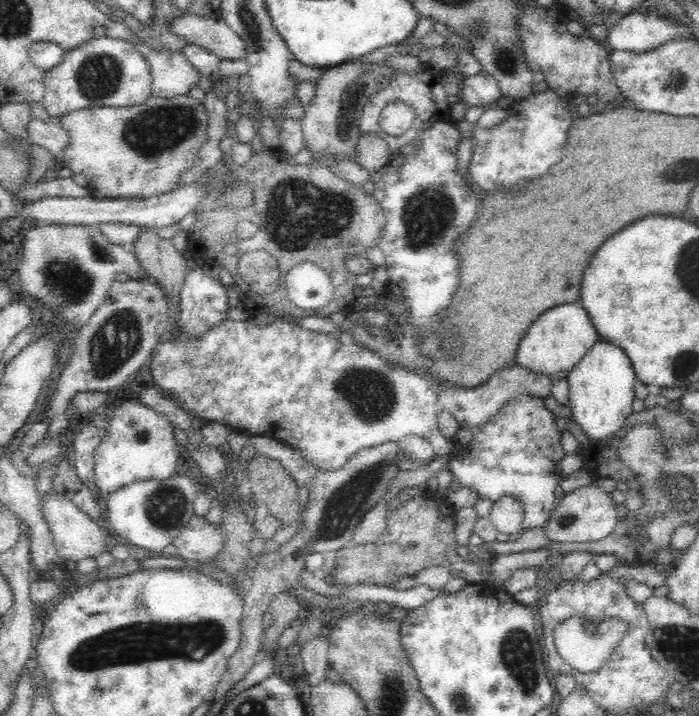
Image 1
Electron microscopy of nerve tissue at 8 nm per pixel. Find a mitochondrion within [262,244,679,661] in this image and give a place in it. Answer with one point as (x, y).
(370, 394)

